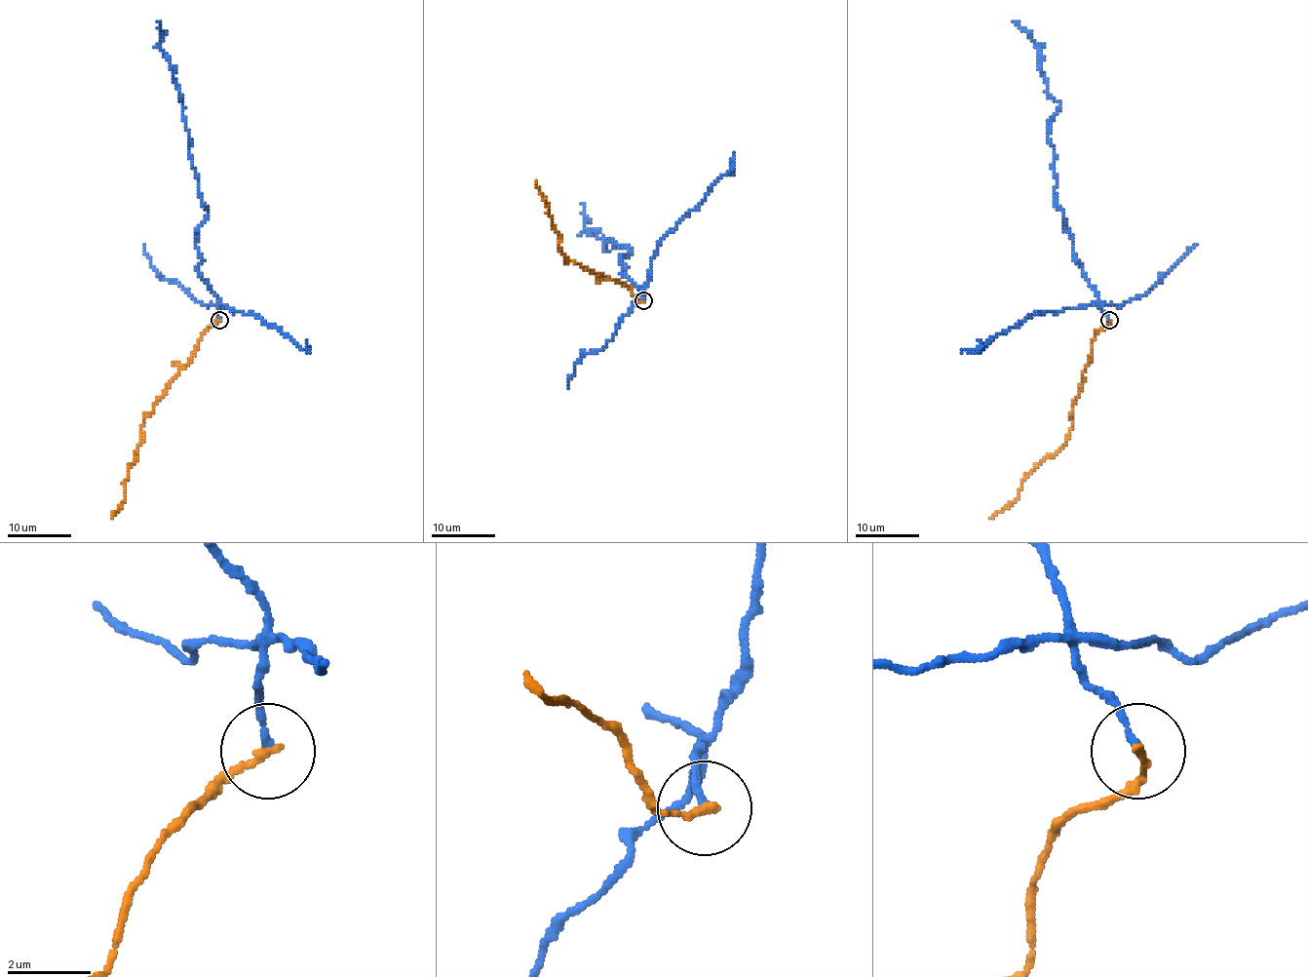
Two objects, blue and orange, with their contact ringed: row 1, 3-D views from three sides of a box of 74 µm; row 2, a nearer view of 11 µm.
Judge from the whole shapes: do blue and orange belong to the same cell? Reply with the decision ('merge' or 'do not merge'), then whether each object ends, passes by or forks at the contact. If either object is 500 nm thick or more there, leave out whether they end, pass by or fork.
do not merge; blue ends; orange ends

